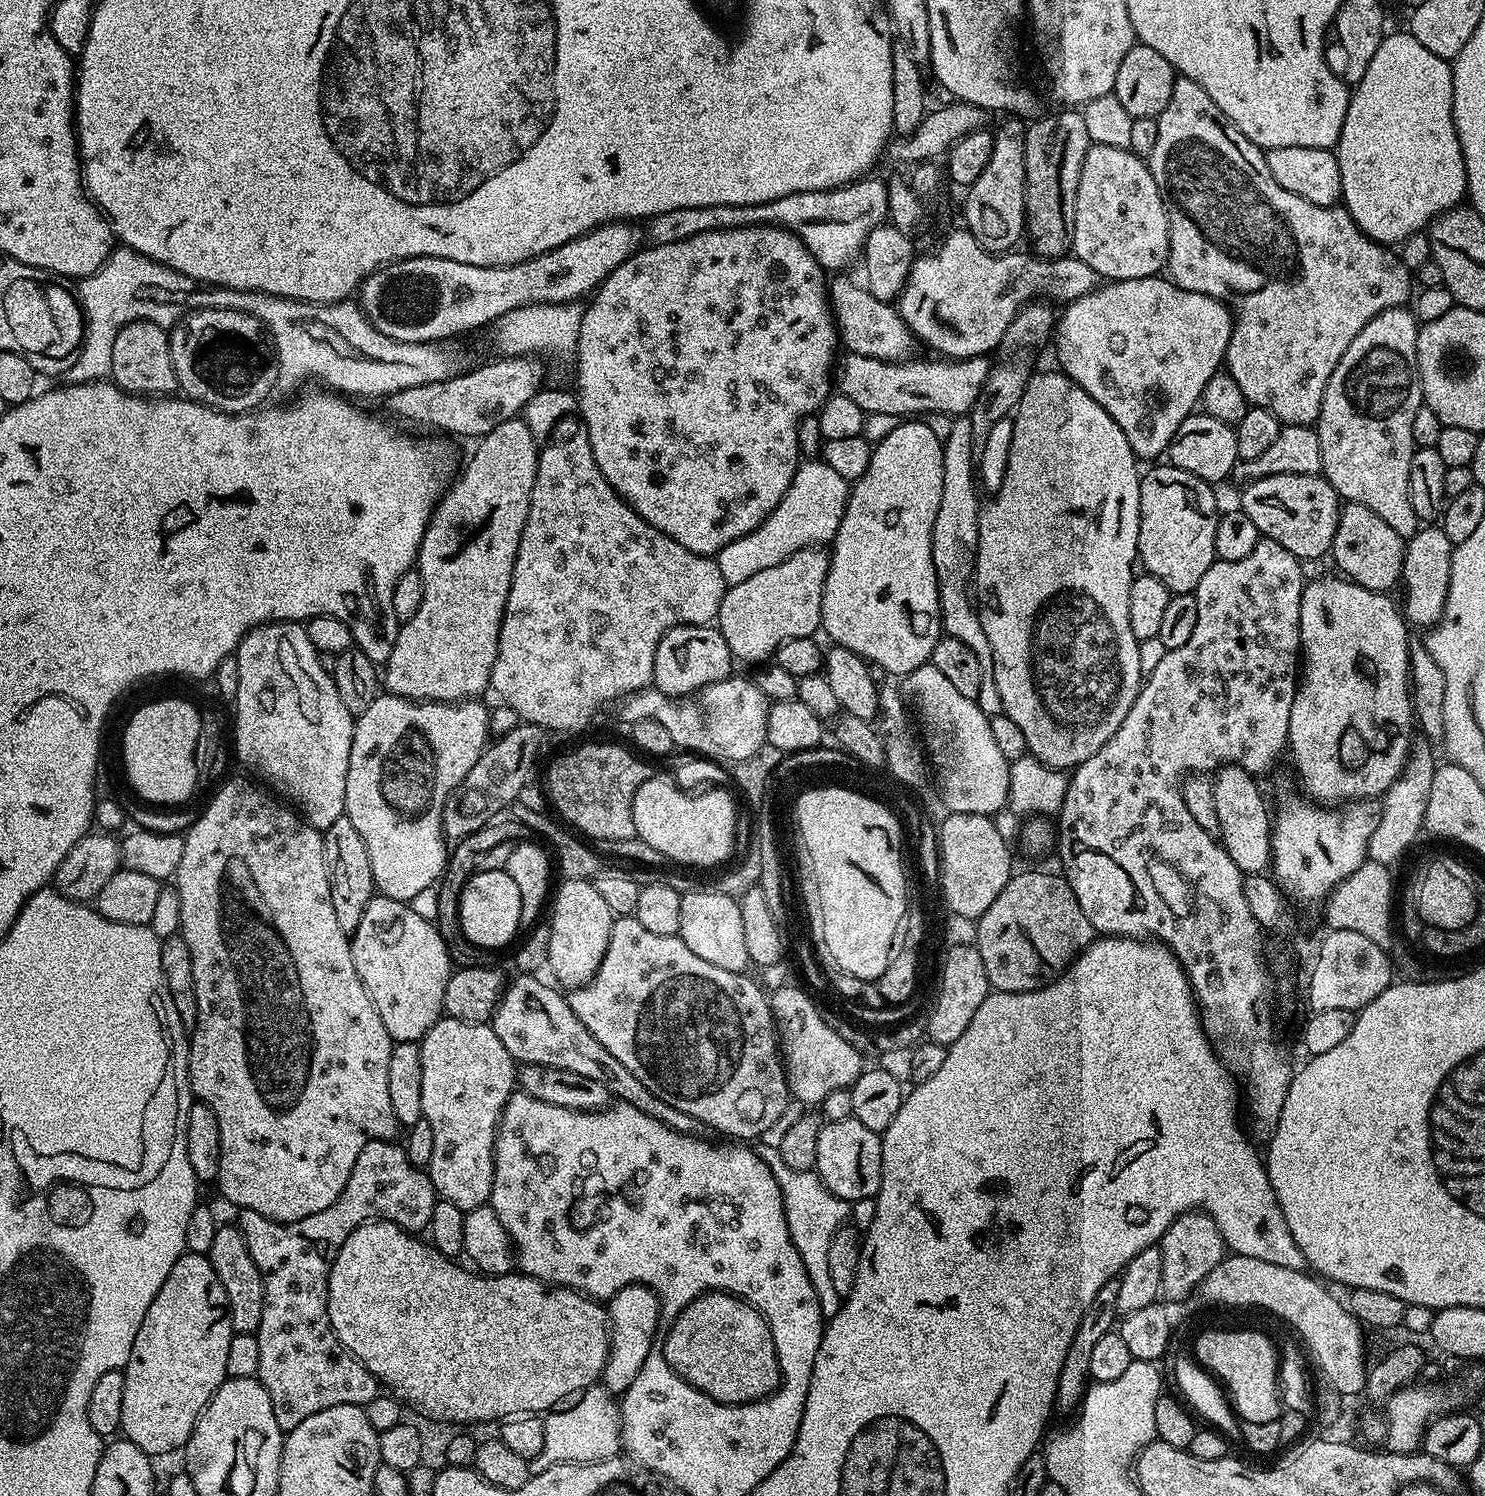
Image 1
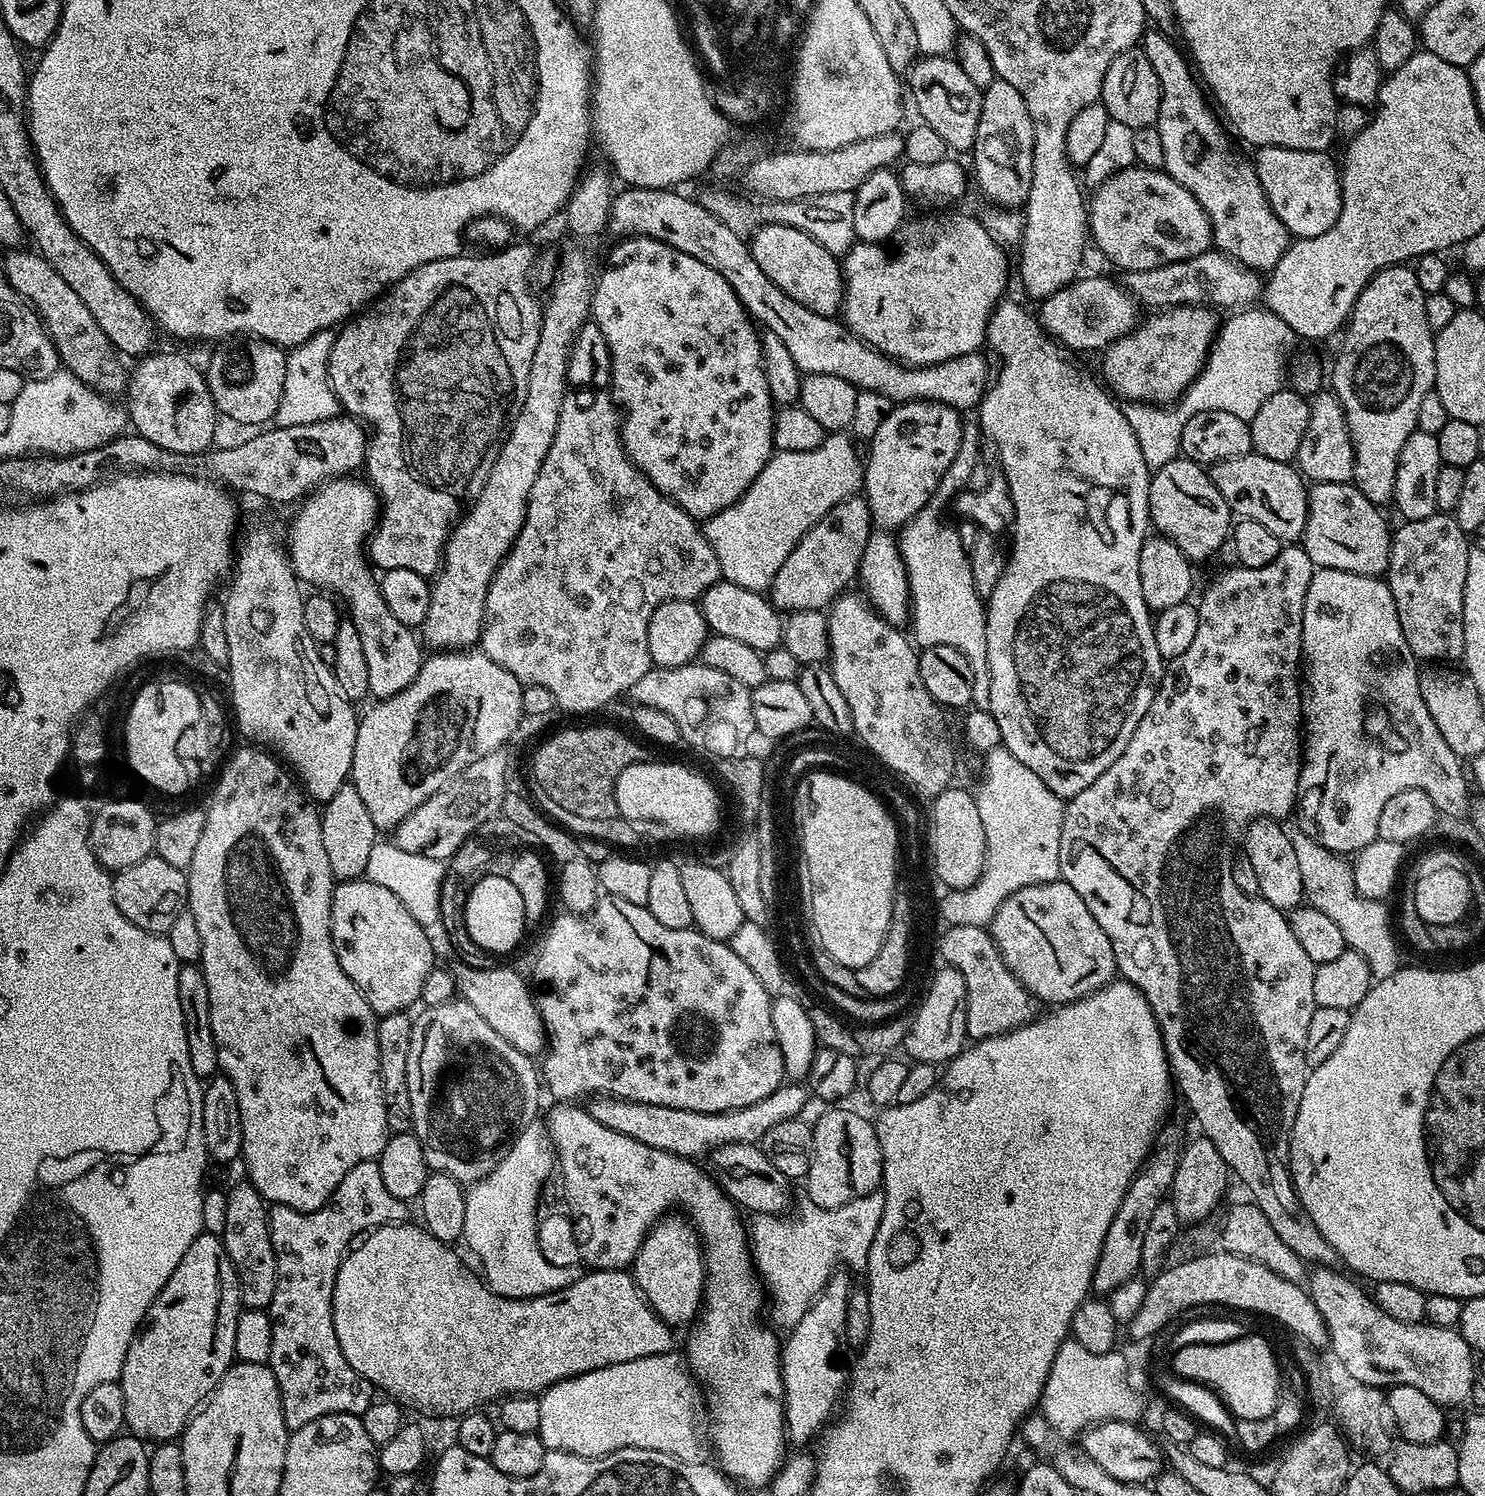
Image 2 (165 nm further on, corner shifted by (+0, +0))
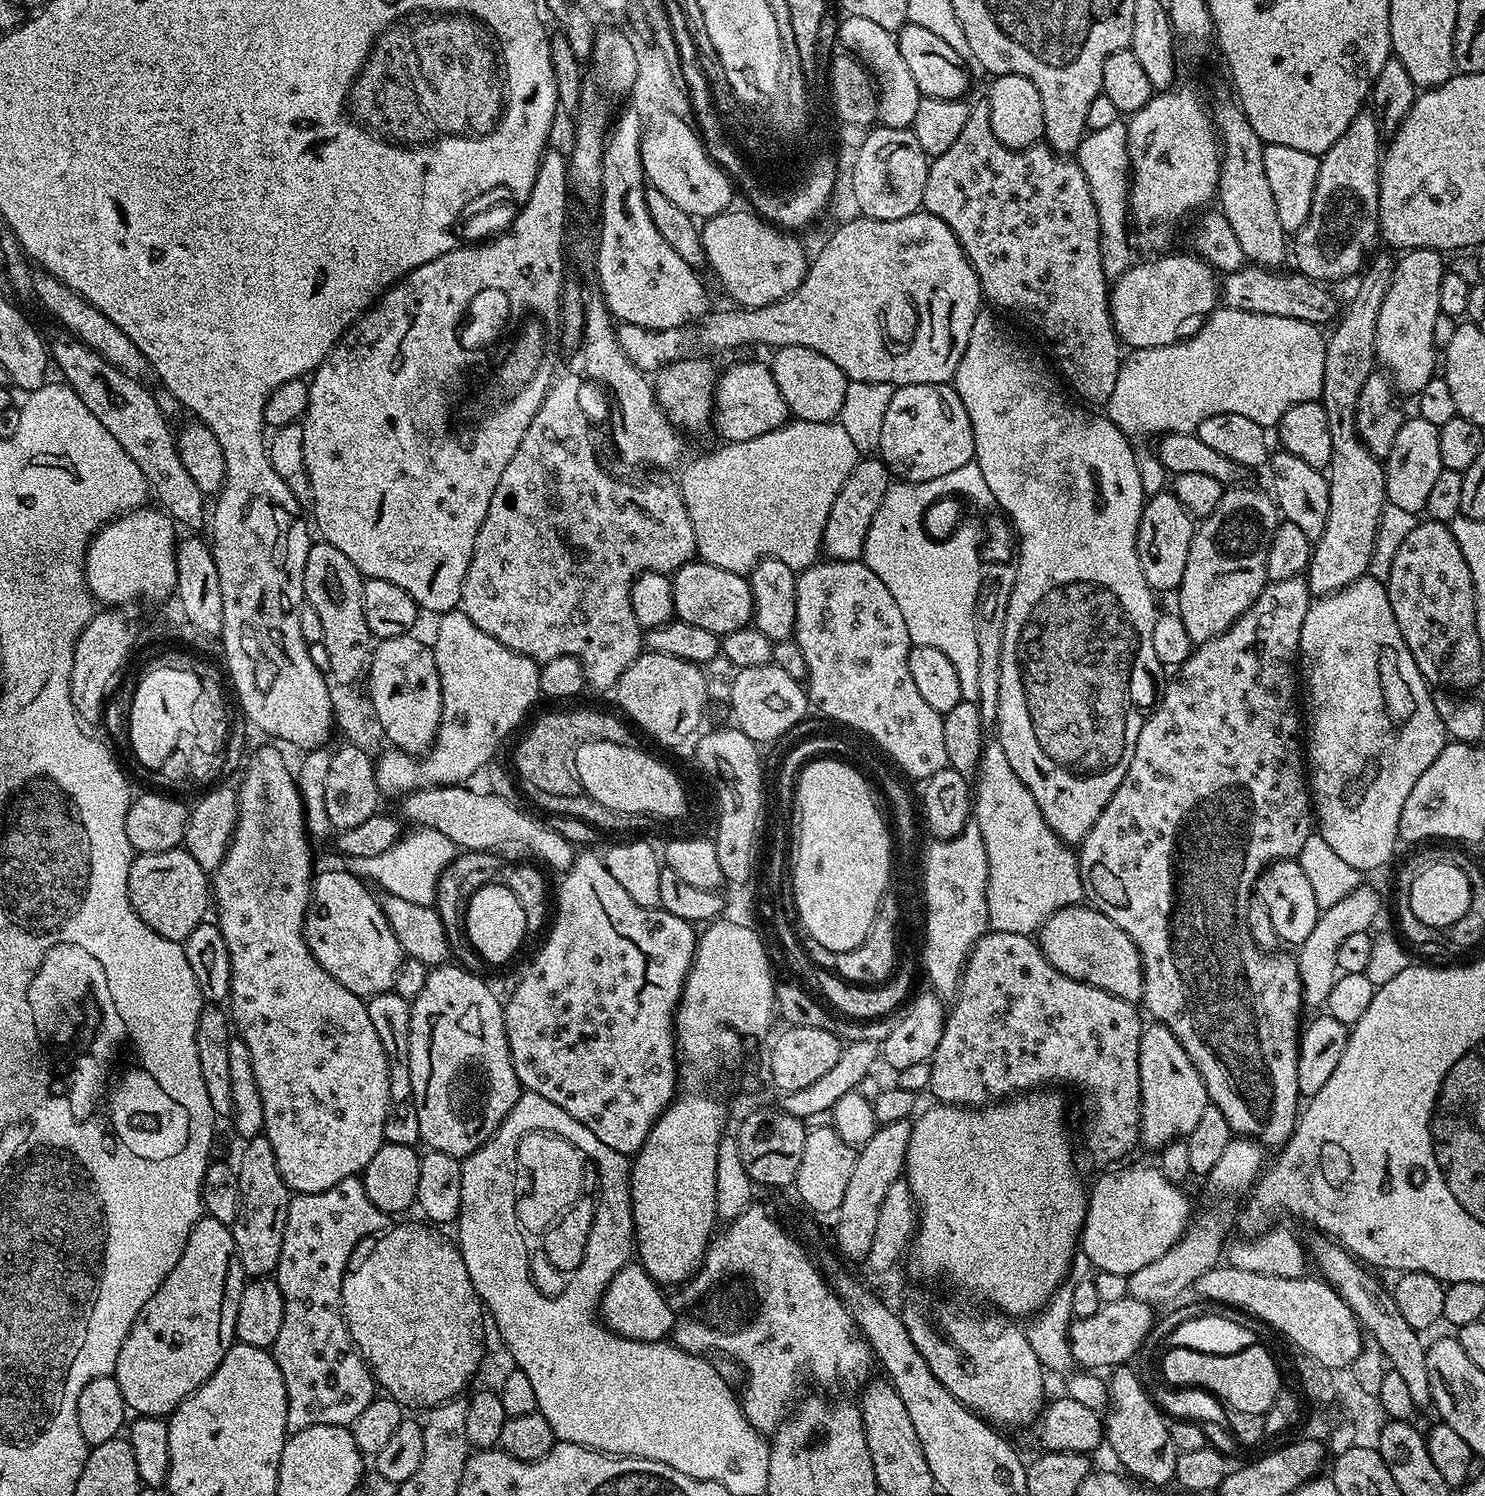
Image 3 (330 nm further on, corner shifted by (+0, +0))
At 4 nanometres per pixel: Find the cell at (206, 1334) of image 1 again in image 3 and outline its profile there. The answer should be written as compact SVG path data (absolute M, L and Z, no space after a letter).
M205 1215L196 1223L194 1230L190 1230L190 1238L184 1247L182 1258L178 1258L174 1270L170 1270L170 1274L162 1282L162 1286L158 1286L158 1290L150 1298L150 1302L146 1302L146 1306L137 1314L136 1321L132 1323L132 1329L126 1338L126 1342L122 1342L122 1350L118 1350L118 1362L116 1363L114 1375L118 1386L122 1390L122 1398L124 1399L125 1405L127 1405L131 1411L133 1408L133 1413L135 1413L136 1416L158 1416L161 1418L171 1416L172 1413L176 1411L177 1406L179 1406L186 1397L199 1390L199 1388L212 1377L214 1370L218 1370L222 1358L229 1352L236 1340L238 1302L242 1298L242 1290L244 1289L245 1283L246 1277L244 1268L240 1264L240 1259L236 1253L231 1227L222 1222L218 1222L213 1216Z

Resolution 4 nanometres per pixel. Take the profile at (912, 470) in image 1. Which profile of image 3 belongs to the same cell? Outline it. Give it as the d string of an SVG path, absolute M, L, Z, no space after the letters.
M951 383L901 384L893 391L890 406L886 410L886 418L882 421L878 449L879 459L884 461L893 477L903 478L910 484L930 482L934 478L942 478L942 474L950 474L950 470L958 470L958 466L973 463L975 454L976 447L966 406L962 406L962 398L958 398Z

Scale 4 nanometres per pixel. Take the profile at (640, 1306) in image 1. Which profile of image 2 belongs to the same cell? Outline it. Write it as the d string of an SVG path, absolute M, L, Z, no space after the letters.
M672 1214L657 1220L646 1234L630 1271L644 1299L669 1326L684 1324L701 1311L706 1291L704 1254L687 1219Z

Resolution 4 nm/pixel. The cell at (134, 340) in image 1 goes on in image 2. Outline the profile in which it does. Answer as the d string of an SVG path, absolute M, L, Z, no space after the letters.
M176 352L145 354L135 361L126 389L126 416L142 438L178 454L199 456L213 447L218 413L203 371Z

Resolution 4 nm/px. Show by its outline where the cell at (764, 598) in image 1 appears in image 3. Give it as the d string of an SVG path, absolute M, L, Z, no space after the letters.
M857 459L850 478L846 478L842 490L838 490L838 498L834 498L834 506L830 506L830 518L826 518L822 552L827 559L858 560L863 557L870 522L874 522L874 514L878 514L878 506L882 506L889 483L890 473L883 460Z

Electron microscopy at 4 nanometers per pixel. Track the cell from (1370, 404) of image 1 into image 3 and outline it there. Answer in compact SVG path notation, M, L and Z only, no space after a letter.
M1414 248L1405 251L1397 259L1396 269L1390 282L1390 290L1386 290L1386 298L1382 298L1382 310L1378 310L1378 326L1376 327L1376 358L1379 367L1392 377L1397 393L1415 394L1430 382L1438 372L1438 349L1434 342L1434 318L1441 316L1438 306L1438 286L1446 271L1445 257L1429 248Z

